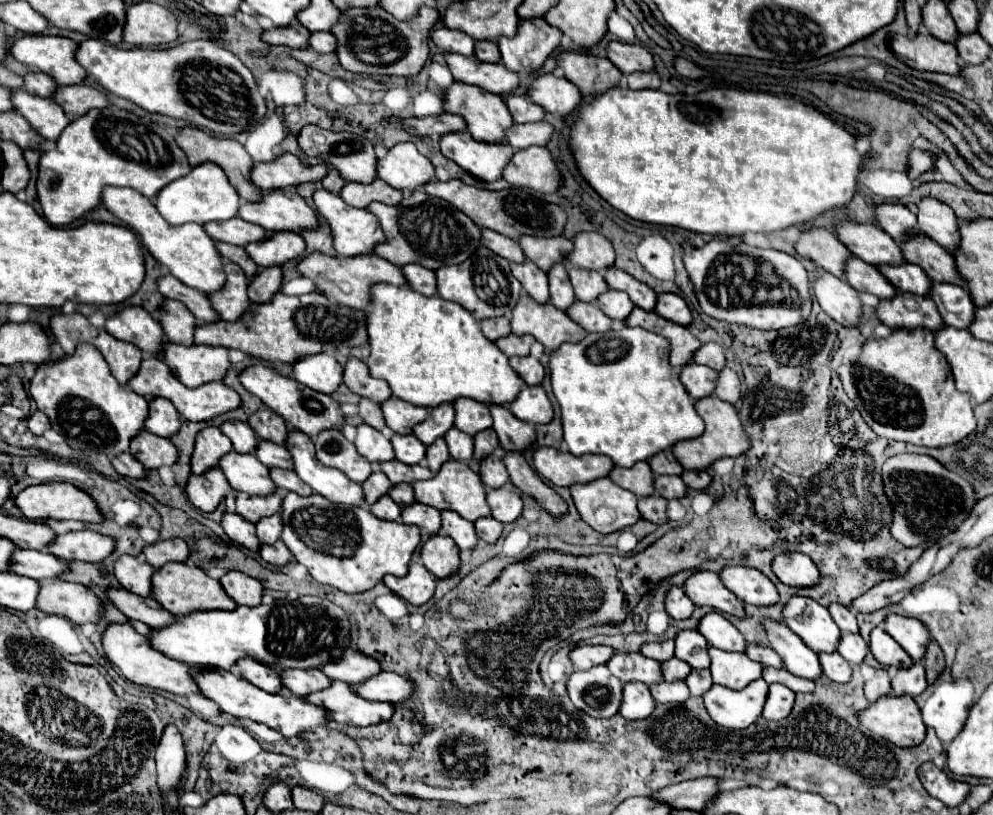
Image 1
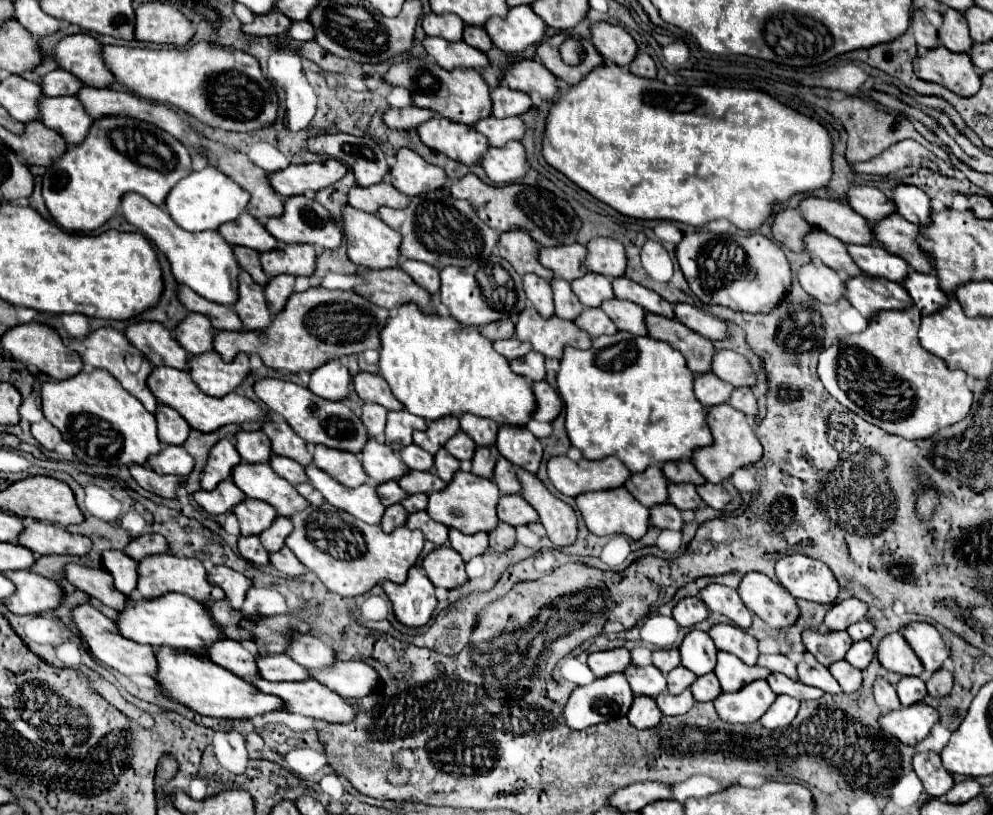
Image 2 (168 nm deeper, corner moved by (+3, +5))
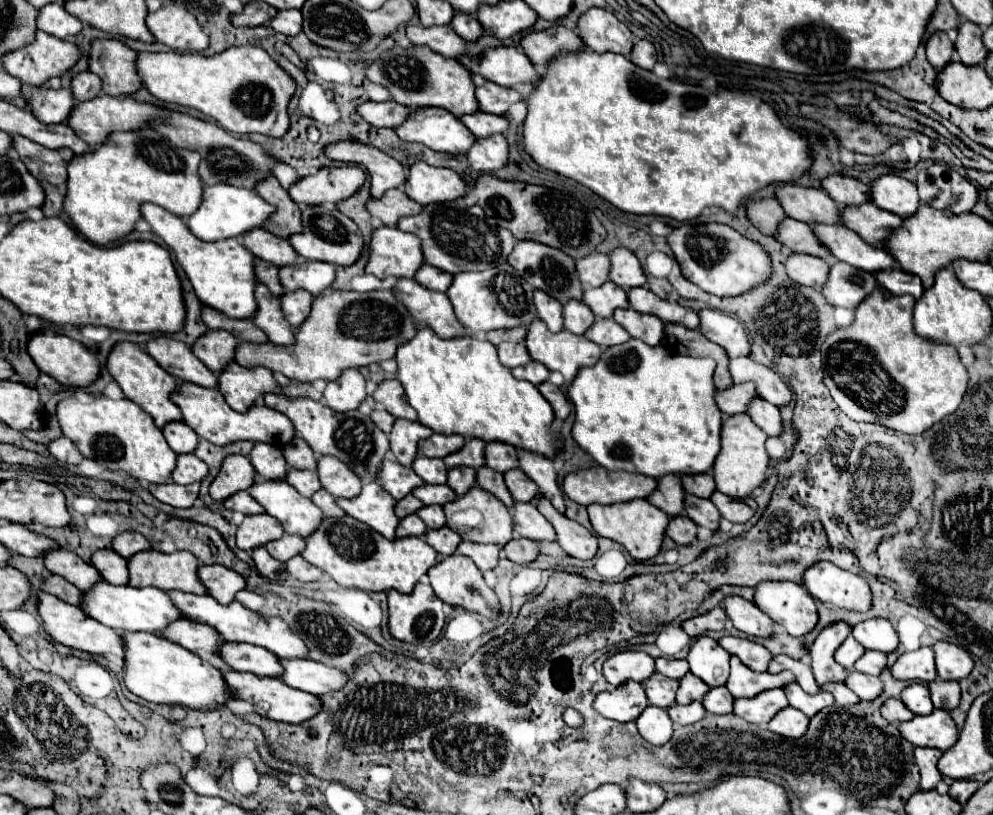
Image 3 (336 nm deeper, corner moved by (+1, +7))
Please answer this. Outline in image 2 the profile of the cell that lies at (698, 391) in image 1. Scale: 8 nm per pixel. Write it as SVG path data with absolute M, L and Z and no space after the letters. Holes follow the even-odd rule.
M708 372L708 374L696 374L694 378L694 394L698 398L698 402L702 402L704 408L714 406L714 404L722 404L730 398L732 392L732 384L716 378L716 374Z

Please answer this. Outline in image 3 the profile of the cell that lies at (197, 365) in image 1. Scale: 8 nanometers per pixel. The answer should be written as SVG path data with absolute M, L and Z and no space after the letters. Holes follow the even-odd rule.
M230 362L224 372L218 376L218 390L236 412L248 412L258 396L264 394L282 394L280 384L274 380L268 368L244 368L236 362Z

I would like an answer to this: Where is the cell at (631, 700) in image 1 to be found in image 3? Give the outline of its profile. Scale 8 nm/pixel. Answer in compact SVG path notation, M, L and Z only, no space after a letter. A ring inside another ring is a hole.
M648 706L642 712L642 716L636 720L636 726L638 726L642 738L654 746L662 746L662 744L670 742L670 736L674 732L668 712L662 708L654 708L654 706Z

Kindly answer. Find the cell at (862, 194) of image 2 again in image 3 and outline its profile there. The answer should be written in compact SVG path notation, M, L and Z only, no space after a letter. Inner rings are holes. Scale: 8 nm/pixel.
M830 174L822 180L822 188L828 192L828 196L838 204L838 206L848 206L848 204L862 204L868 202L870 188L850 176L842 174Z

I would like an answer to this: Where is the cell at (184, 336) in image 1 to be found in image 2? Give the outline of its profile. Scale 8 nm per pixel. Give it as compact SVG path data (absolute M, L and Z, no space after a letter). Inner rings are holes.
M190 312L174 330L172 330L176 342L188 352L188 354L202 354L206 350L212 350L212 338L214 330L210 320L204 314Z

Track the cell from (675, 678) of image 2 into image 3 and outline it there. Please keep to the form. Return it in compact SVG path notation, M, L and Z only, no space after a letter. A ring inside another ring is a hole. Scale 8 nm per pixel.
M690 672L680 680L680 688L676 692L676 702L678 704L690 704L694 700L702 700L708 690L710 688Z

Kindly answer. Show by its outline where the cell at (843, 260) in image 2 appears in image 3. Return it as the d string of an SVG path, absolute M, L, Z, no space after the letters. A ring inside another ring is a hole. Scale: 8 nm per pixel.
M784 218L778 224L774 238L778 242L786 244L792 252L804 252L804 254L814 254L818 258L832 260L830 252L826 248L822 248L822 244L814 238L810 226L804 224L804 222L798 222L798 220L792 220L792 218Z

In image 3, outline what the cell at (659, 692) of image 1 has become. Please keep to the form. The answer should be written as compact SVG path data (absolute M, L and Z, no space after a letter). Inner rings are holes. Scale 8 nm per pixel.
M692 702L688 706L674 704L674 706L670 706L668 714L676 726L684 726L684 724L696 724L696 720L700 720L706 714L706 710L700 702Z

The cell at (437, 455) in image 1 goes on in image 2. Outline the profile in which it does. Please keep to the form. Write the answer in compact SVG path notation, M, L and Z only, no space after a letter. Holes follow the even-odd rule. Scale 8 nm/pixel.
M440 448L436 454L434 454L434 468L436 468L436 474L444 480L444 482L450 482L452 480L452 474L460 468L460 462L456 458L452 458L444 448Z

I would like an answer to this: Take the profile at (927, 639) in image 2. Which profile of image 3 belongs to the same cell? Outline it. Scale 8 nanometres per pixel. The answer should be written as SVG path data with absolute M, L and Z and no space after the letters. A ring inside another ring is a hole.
M936 642L934 644L934 654L936 654L936 670L940 680L956 680L960 682L962 678L970 676L974 668L972 656L950 642Z

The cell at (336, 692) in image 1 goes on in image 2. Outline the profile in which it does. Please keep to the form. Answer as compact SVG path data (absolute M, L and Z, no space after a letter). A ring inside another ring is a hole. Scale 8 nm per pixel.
M254 678L252 684L266 694L280 696L284 700L286 712L320 718L330 724L348 724L356 718L356 710L348 704L346 698L334 690L328 690L316 680L270 682L264 678Z

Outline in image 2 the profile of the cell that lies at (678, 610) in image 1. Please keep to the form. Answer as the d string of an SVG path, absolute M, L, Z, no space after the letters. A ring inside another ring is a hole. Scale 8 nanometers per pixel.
M688 596L688 598L682 598L674 610L672 610L672 616L674 620L680 624L680 626L694 626L696 622L702 622L704 618L708 618L708 610L704 606L704 602L696 596Z

